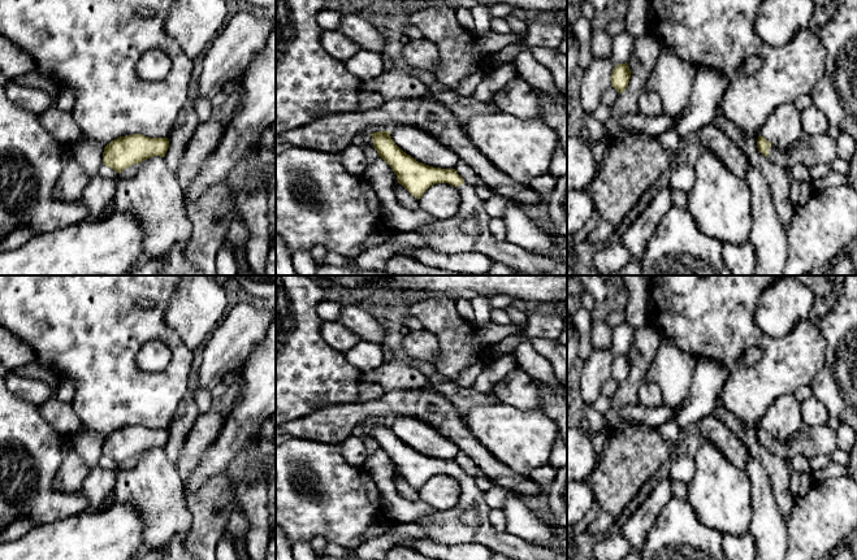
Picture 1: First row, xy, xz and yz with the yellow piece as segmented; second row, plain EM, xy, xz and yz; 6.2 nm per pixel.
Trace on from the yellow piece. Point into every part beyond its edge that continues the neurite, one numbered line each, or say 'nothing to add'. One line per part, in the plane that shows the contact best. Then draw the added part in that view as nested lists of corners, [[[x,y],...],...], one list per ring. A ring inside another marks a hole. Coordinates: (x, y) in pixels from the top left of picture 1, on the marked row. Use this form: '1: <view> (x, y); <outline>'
1: yz (809, 150); [[[804,133],[785,152],[778,151],[771,146],[767,159],[789,169],[797,164],[810,169],[818,164],[831,164],[836,157],[836,139],[827,133],[815,135]]]

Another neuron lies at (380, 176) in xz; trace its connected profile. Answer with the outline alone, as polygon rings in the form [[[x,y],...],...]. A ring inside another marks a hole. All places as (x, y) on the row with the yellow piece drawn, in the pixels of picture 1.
[[[381,157],[367,165],[363,177],[371,183],[380,199],[382,225],[386,230],[411,233],[436,221],[424,212],[411,212],[398,203],[394,191],[398,182],[397,175]]]

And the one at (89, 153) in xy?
[[[83,138],[72,146],[72,152],[74,160],[88,177],[95,178],[99,175],[99,169],[103,165],[104,146],[90,138]]]

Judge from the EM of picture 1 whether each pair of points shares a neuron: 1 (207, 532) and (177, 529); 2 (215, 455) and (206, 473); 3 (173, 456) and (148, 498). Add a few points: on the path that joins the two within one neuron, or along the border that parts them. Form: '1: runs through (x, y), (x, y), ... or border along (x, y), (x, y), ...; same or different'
1: border along (187, 500), (191, 529), (185, 546); different
2: runs through (215, 459), (207, 469); same
3: border along (163, 448), (167, 458), (174, 465); different

